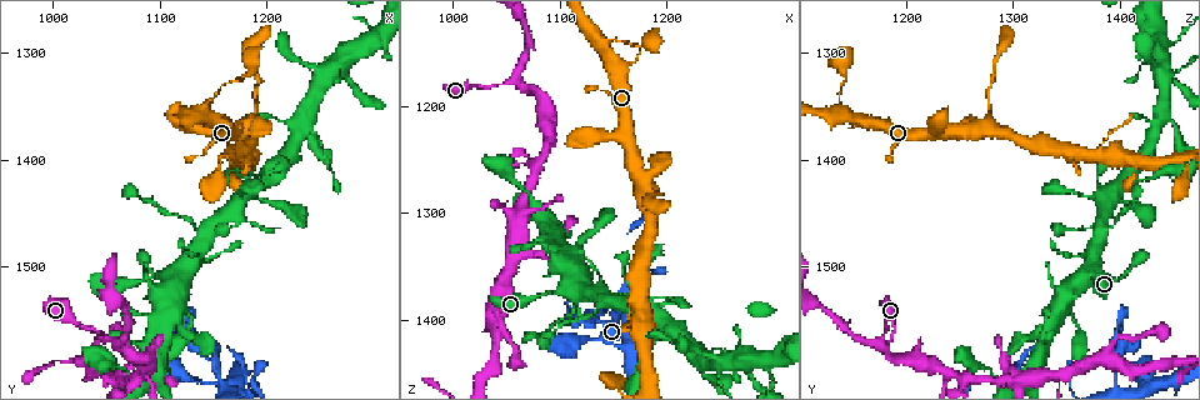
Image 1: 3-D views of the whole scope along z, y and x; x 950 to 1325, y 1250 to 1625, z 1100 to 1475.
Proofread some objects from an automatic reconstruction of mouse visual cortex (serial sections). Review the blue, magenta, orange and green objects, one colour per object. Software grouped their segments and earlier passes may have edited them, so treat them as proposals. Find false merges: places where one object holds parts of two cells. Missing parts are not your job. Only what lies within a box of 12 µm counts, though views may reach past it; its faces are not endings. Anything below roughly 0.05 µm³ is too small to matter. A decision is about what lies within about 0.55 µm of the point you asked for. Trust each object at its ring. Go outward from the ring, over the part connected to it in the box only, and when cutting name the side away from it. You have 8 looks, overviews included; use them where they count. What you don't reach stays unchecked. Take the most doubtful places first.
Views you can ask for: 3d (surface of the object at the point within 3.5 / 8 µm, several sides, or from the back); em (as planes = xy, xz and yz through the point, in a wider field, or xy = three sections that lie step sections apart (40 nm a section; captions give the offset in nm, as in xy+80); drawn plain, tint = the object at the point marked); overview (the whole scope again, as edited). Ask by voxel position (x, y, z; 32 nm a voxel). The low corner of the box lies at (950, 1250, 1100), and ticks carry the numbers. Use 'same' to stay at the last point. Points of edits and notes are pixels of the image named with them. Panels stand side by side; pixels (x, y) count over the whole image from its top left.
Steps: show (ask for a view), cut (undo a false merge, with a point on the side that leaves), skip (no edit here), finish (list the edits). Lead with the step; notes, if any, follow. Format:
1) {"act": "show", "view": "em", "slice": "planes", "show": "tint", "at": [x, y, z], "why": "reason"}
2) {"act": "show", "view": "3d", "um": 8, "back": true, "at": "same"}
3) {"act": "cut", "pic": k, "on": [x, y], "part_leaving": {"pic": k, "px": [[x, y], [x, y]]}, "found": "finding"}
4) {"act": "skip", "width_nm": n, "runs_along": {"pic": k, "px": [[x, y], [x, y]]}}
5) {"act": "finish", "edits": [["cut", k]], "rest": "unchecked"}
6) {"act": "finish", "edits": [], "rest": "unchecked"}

{"act": "show", "view": "3d", "um": 3.5, "at": [1058, 1572, 1174], "why": "a fork"}

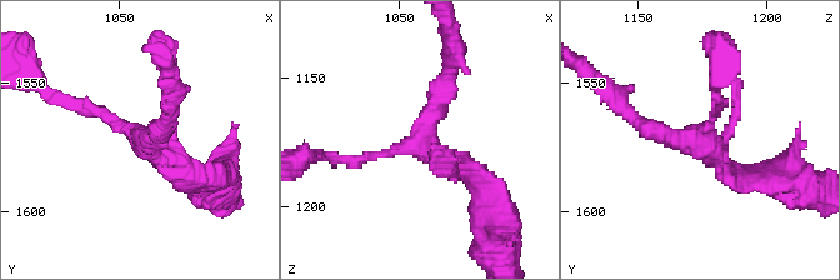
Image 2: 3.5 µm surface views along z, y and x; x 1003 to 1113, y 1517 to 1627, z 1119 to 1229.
{"act": "show", "view": "em", "slice": "xy", "step": 3, "show": "tint", "at": [1058, 1571, 1177], "why": "need the tissue"}

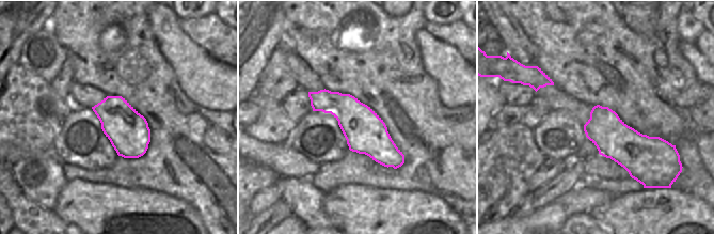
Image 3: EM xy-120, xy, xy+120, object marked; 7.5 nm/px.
{"act": "skip", "runs_along": {"pic": 2, "px": [[73, 100], [206, 178]]}, "found": "all the same cell"}

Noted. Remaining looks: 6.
{"act": "show", "view": "3d", "um": 3.5, "at": [1154, 1338, 1140], "why": "sudden change in width"}

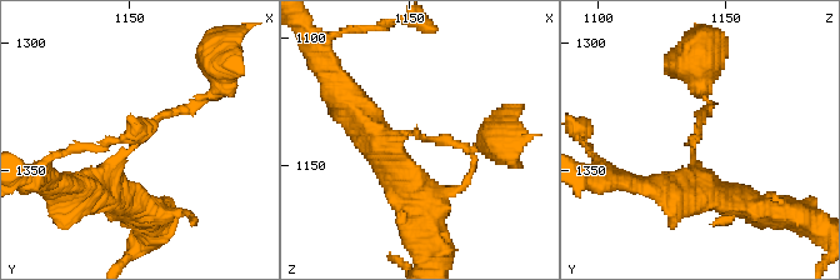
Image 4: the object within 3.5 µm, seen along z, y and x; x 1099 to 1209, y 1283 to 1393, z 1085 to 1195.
{"act": "show", "view": "em", "slice": "xy", "step": 2, "show": "tint", "at": [1154, 1336, 1140], "arm_widths_nm": [100, 350], "why": "shape alone is not enough"}

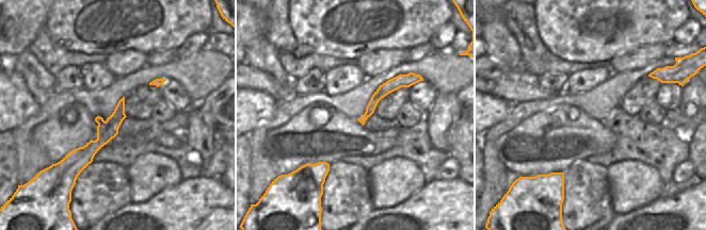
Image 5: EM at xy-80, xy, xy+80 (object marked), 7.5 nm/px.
{"act": "skip", "runs_along": {"pic": 5, "px": [[122, 102], [105, 135], [64, 163]]}, "found": "one cell here"}

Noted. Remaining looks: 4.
{"act": "show", "view": "3d", "um": 3.5, "at": [1176, 1438, 1382], "why": "looks like a crossing"}

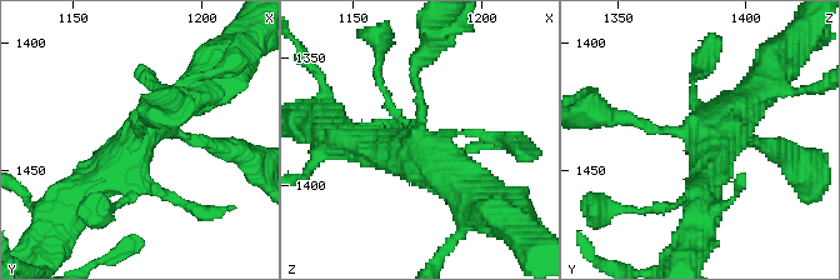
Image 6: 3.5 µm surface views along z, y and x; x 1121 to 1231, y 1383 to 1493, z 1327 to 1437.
{"act": "show", "view": "em", "slice": "xy", "step": 1, "show": "tint", "at": [1176, 1438, 1384], "why": "shape alone is not enough"}

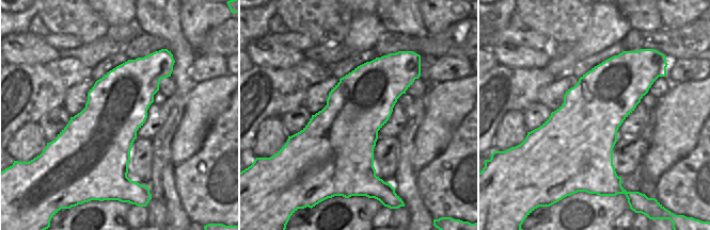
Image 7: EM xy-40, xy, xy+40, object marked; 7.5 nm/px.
{"act": "skip", "width_nm": 550, "runs_along": {"pic": 6, "px": [[81, 194], [193, 94]]}, "found": "continuous, no second cell"}

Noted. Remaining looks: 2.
{"act": "finish", "edits": [], "rest": "unchecked"}

